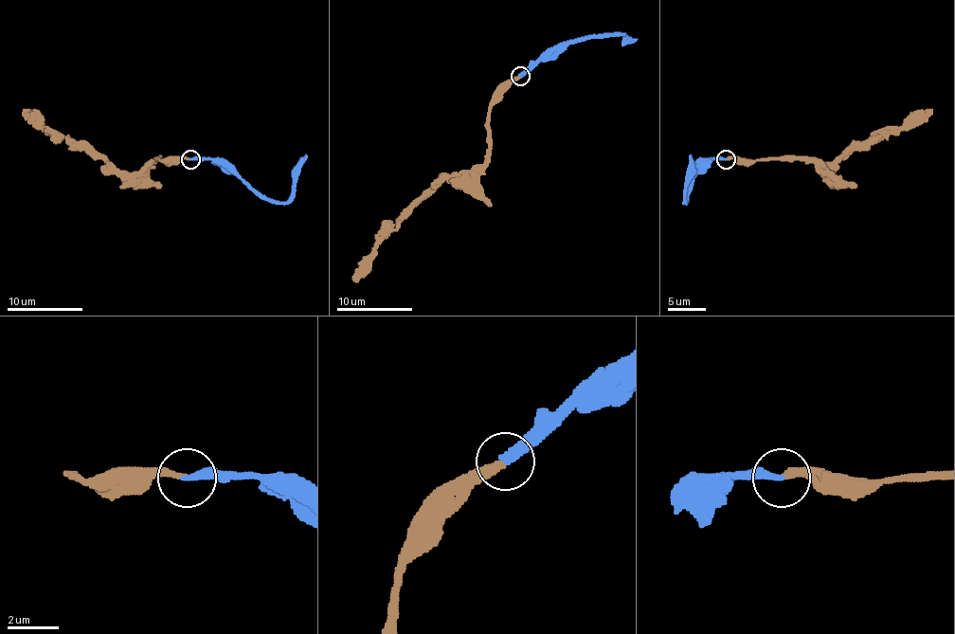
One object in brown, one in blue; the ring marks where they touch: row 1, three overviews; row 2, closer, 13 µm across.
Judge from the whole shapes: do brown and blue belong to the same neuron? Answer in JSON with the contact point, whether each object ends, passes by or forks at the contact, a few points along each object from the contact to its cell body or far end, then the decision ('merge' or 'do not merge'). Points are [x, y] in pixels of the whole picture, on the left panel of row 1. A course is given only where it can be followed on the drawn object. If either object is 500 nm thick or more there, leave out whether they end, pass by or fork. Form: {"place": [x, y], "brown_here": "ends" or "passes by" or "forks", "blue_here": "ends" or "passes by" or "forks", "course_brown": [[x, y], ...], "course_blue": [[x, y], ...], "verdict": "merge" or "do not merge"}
{"place": [190, 159], "brown_here": "ends", "blue_here": "ends", "course_brown": [[189, 159], [158, 159], [132, 172], [117, 172], [86, 147], [73, 147], [63, 137], [56, 137], [26, 111]], "course_blue": [[189, 159], [222, 161], [254, 190], [277, 201], [288, 199], [296, 167], [305, 154]], "verdict": "merge"}

